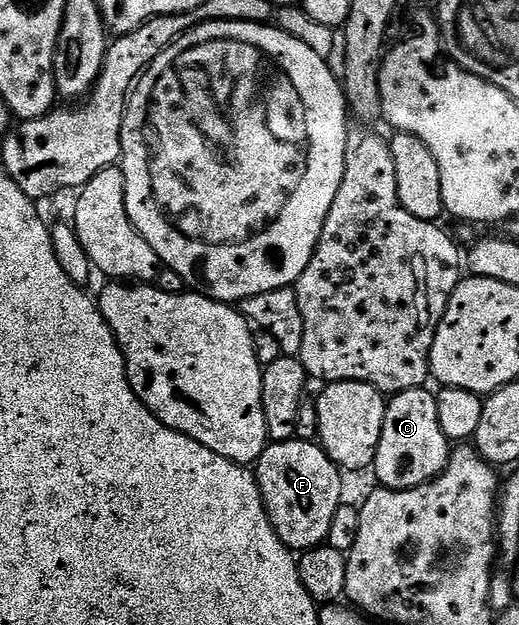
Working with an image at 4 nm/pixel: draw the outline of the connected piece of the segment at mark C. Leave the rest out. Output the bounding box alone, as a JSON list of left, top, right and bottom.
[373,388,449,489]

